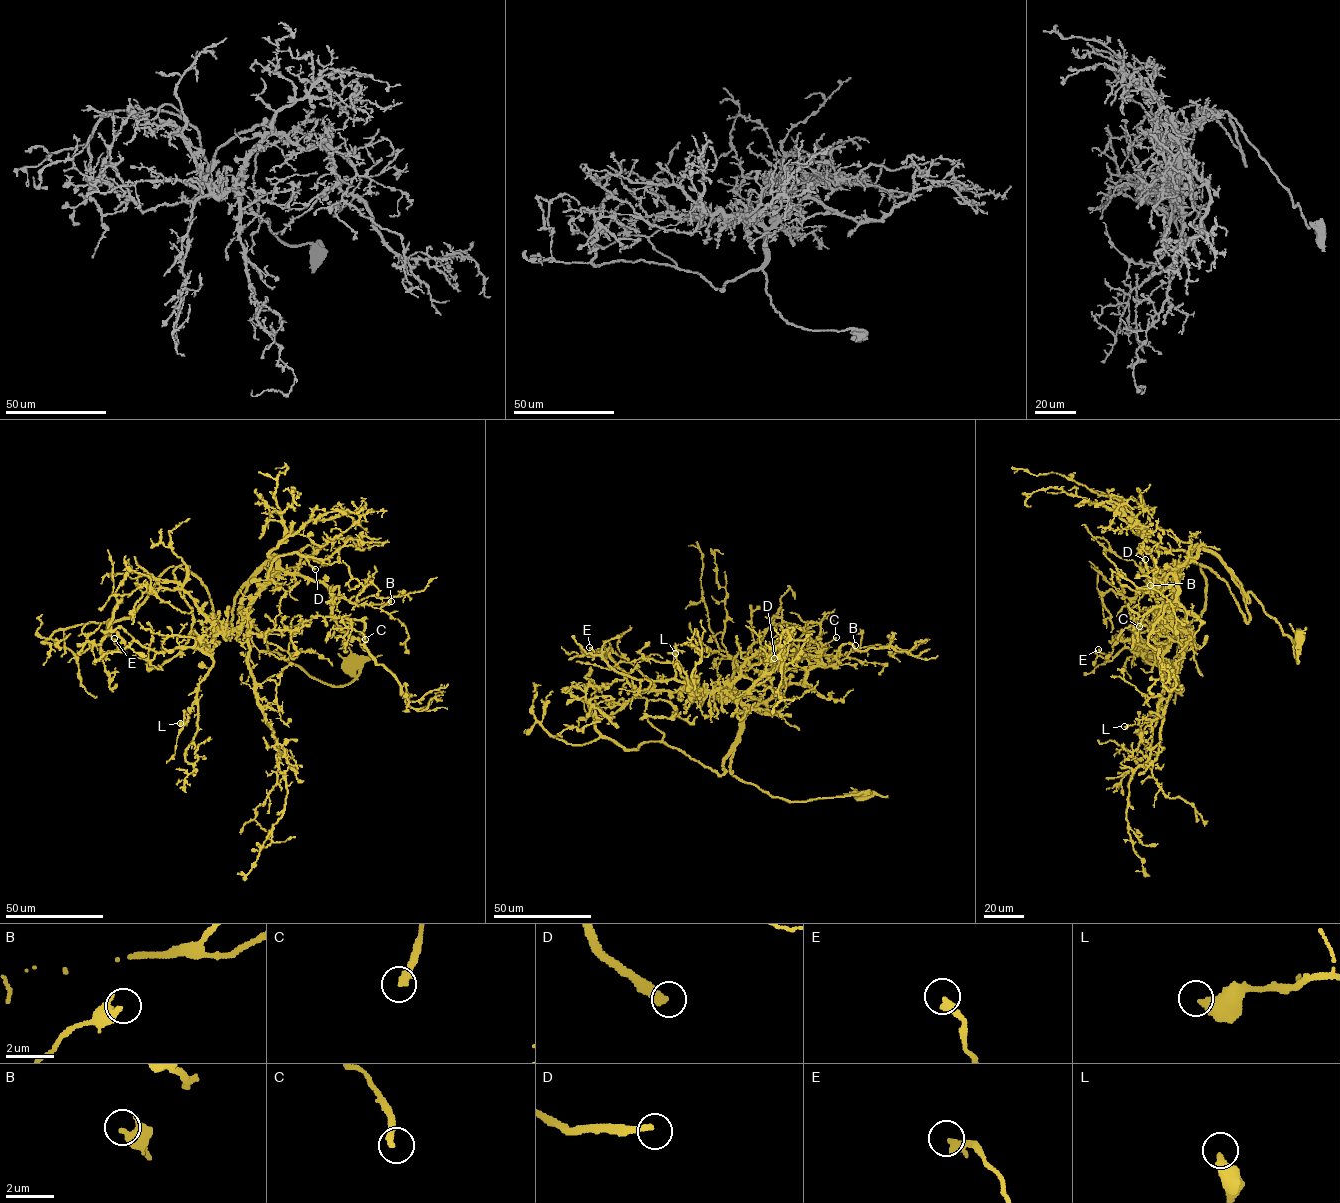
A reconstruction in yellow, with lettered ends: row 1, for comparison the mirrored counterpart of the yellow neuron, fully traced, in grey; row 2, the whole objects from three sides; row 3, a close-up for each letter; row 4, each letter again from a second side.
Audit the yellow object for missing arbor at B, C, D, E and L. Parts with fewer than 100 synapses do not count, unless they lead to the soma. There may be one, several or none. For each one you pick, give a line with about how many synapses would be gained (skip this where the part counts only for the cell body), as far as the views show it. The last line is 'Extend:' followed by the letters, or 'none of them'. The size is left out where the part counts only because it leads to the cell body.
D: 180 syn
Extend: D

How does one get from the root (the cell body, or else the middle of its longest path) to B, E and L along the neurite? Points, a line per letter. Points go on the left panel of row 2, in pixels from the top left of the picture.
B: (353, 661), (359, 674), (331, 686), (270, 652), (238, 614), (245, 588), (274, 558), (350, 603), (391, 601)
E: (353, 661), (353, 680), (327, 685), (238, 614), (275, 558), (211, 656), (114, 638)
L: (353, 661), (353, 680), (327, 685), (238, 614), (273, 558), (244, 620), (210, 642), (180, 723)

